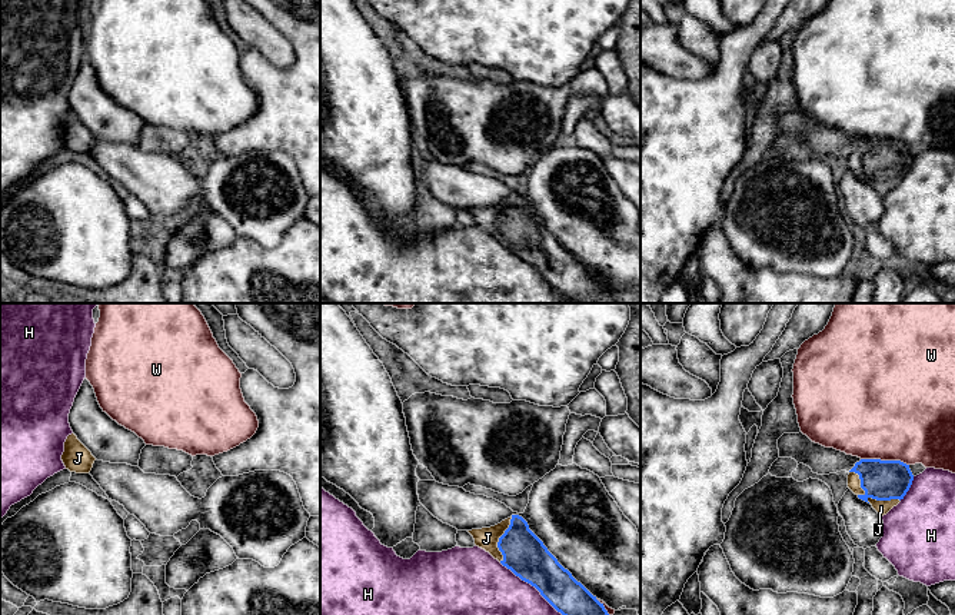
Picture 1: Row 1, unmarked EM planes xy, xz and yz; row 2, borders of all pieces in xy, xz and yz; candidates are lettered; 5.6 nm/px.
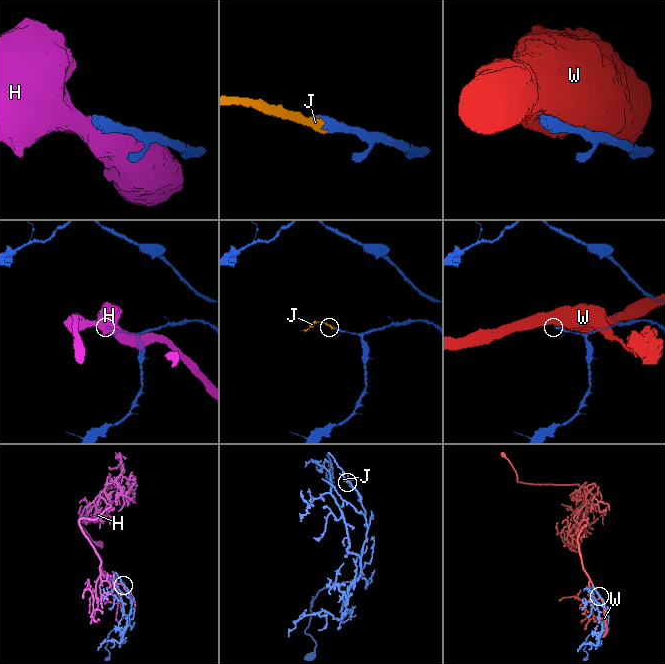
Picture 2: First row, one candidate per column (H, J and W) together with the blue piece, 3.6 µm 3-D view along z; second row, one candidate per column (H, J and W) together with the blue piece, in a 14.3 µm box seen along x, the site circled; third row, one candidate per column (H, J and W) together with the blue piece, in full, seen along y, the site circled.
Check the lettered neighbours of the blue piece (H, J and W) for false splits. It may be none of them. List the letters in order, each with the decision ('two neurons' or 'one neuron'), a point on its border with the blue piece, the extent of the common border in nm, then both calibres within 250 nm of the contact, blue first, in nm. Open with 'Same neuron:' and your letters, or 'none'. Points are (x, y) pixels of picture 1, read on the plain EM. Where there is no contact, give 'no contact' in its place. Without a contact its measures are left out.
Same neuron: J
H: two neurons; meets blue in xz at (533, 265); contact 500 nm long; 240 nm thick on the blue side, 480 nm on the other
J: one neuron; meets blue in xz at (499, 219); contact 260 nm long; 240 nm thick on the blue side, 130 nm on the other
W: two neurons; meets blue in yz at (885, 140); contact 280 nm long; 220 nm thick on the blue side, 500 nm on the other

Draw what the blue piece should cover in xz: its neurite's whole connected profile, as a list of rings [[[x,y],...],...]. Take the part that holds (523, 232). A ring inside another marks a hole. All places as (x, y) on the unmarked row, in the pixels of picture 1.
[[[512,195],[495,206],[467,212],[476,226],[535,266],[563,296],[580,303],[615,303],[603,283],[558,242],[522,196]]]

